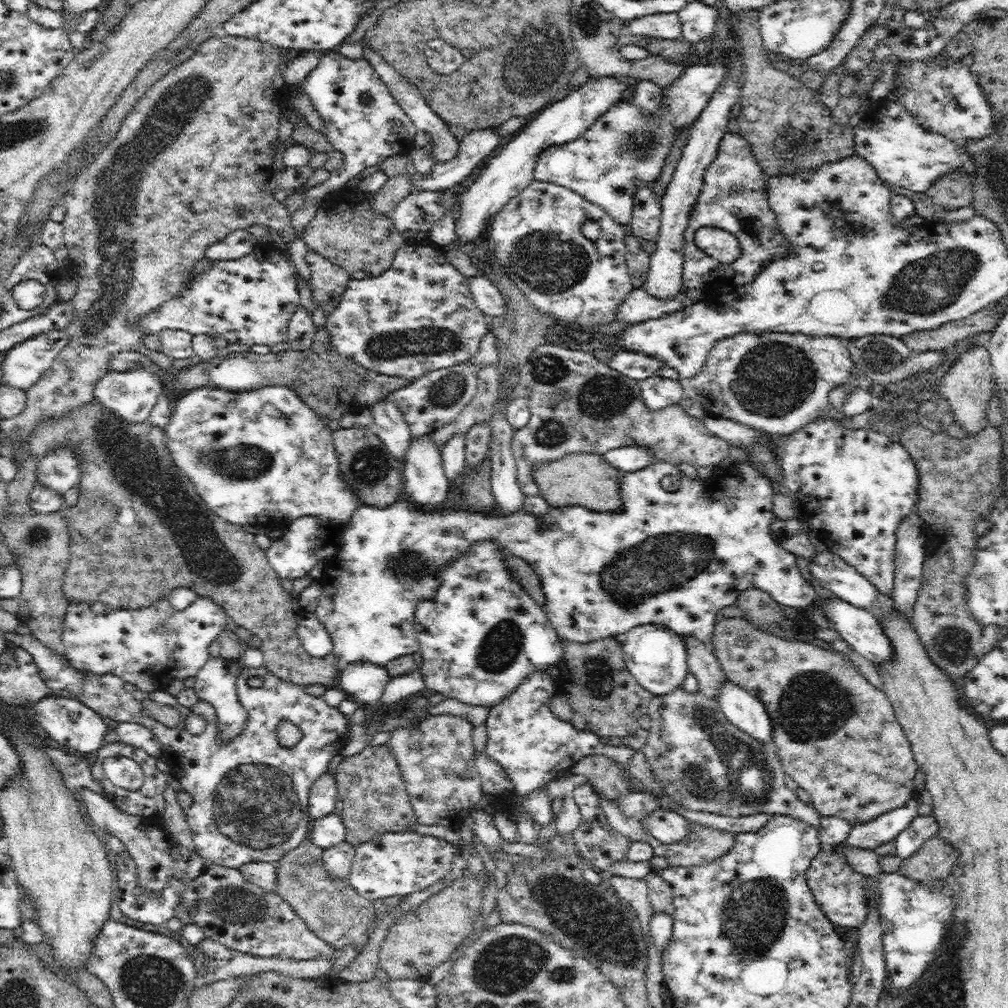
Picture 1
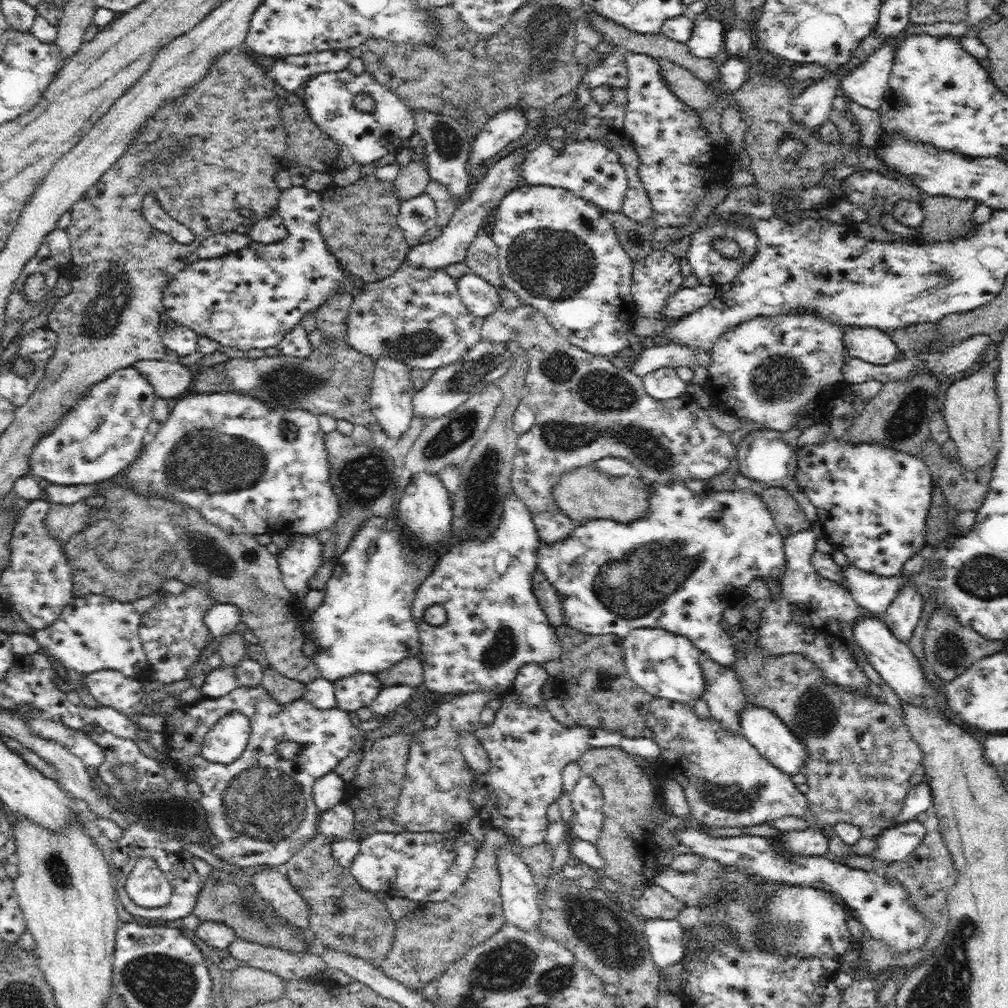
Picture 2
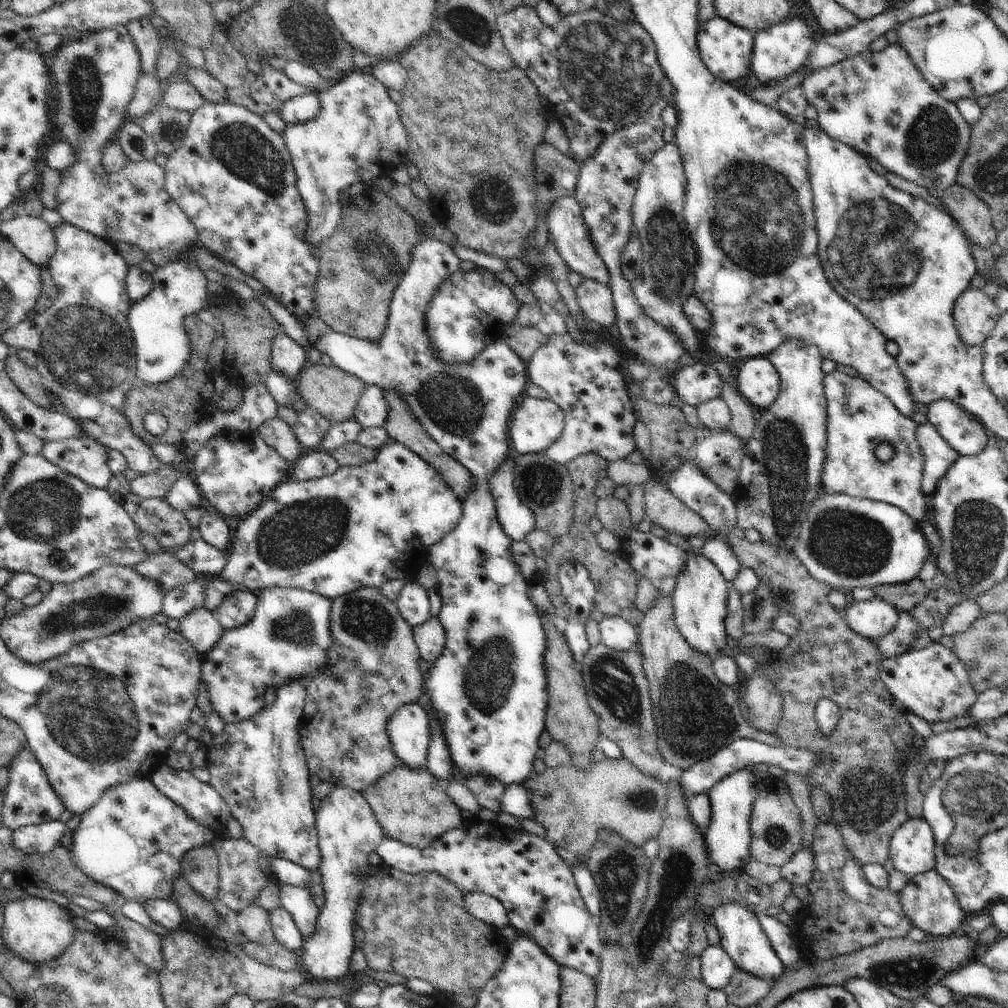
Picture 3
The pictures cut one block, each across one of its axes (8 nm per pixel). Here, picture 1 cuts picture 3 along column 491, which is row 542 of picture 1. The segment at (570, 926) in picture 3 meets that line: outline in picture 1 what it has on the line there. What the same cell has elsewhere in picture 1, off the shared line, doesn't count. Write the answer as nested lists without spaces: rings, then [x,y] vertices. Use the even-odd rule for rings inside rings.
[[[824,416],[792,434],[776,435],[767,444],[773,448],[780,463],[782,484],[796,499],[798,515],[810,522],[813,533],[830,552],[842,557],[876,586],[878,592],[890,597],[895,577],[895,530],[908,513],[916,510],[918,502],[917,468],[901,442],[872,427],[850,429],[838,419]]]

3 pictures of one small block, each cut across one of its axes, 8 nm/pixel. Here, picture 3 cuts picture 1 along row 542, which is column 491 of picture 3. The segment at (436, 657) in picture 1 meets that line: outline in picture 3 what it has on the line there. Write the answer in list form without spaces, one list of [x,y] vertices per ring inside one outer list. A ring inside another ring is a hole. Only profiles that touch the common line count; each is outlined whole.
[[[510,455],[498,467],[489,482],[497,515],[504,532],[513,541],[524,541],[535,529],[534,513],[522,502],[514,484],[514,462]]]

